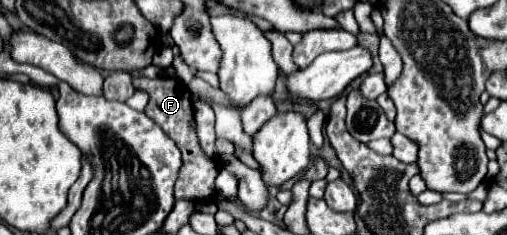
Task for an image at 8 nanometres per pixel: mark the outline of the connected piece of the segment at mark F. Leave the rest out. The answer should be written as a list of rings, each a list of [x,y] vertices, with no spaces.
[[[160,75],[156,79],[148,79],[148,77],[134,77],[132,85],[136,91],[144,91],[150,95],[150,101],[144,109],[144,113],[164,129],[164,133],[170,135],[170,139],[174,139],[174,143],[178,145],[178,149],[182,151],[182,167],[178,171],[178,179],[174,185],[174,193],[176,199],[190,199],[192,203],[208,203],[216,191],[214,181],[222,169],[222,161],[216,157],[206,157],[204,149],[200,147],[198,141],[198,133],[194,127],[194,113],[192,113],[192,95],[188,91],[188,87],[170,75]]]

